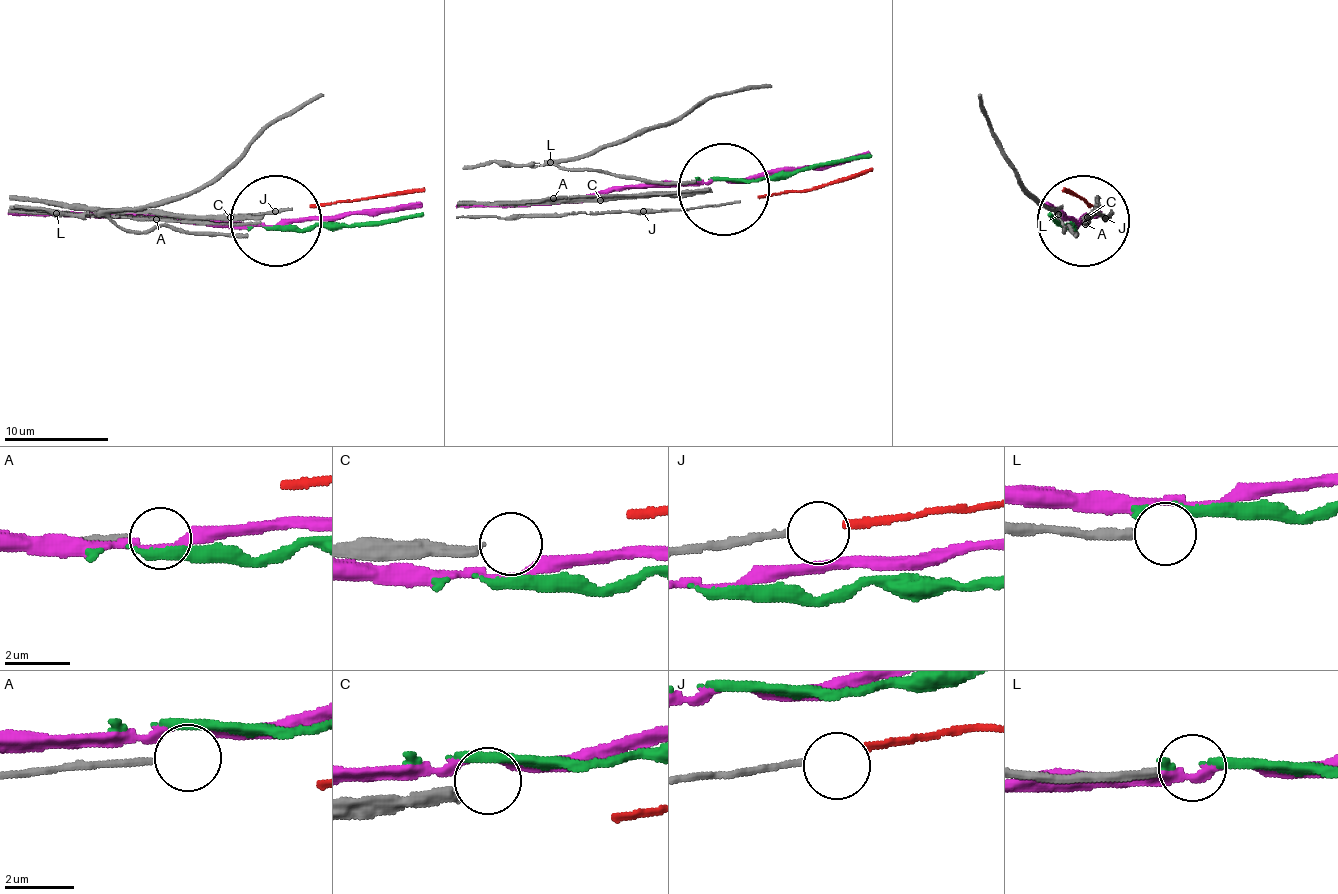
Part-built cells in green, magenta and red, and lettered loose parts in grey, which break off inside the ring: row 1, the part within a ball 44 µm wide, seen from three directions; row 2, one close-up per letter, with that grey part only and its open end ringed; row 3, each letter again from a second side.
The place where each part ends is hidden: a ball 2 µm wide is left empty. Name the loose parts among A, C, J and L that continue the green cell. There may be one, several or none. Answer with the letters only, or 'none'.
none

